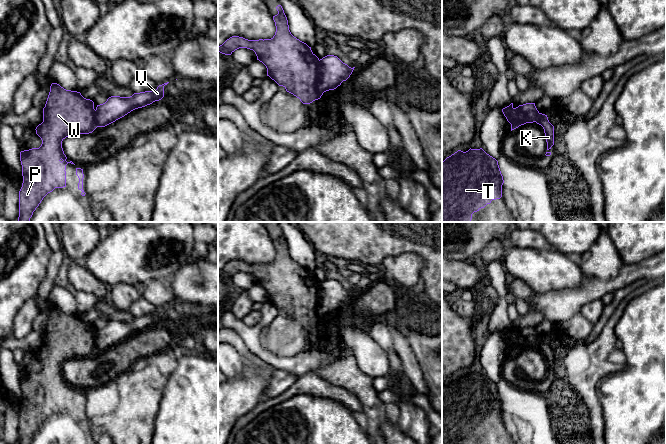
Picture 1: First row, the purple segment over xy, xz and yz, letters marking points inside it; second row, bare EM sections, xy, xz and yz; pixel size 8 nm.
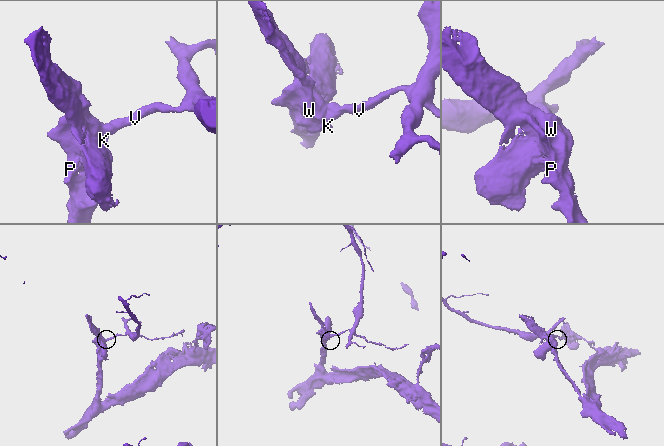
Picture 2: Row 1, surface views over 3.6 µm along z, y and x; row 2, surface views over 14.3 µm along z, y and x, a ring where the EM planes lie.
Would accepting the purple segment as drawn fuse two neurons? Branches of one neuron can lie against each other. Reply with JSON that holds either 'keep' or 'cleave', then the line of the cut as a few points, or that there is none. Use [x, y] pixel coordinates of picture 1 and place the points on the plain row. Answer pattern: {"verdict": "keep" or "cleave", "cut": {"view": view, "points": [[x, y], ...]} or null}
{"verdict": "cleave", "cut": {"view": "xz", "points": [[318, 284], [320, 293], [317, 316], [320, 320]]}}

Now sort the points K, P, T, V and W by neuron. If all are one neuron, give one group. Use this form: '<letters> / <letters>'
K P T W / V

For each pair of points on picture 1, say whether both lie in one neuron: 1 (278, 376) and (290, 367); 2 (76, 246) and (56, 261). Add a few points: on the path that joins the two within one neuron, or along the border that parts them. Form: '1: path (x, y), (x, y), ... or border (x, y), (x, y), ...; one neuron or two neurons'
1: border (270, 365), (285, 370), (297, 377); two neurons
2: border (62, 248), (66, 254); two neurons

